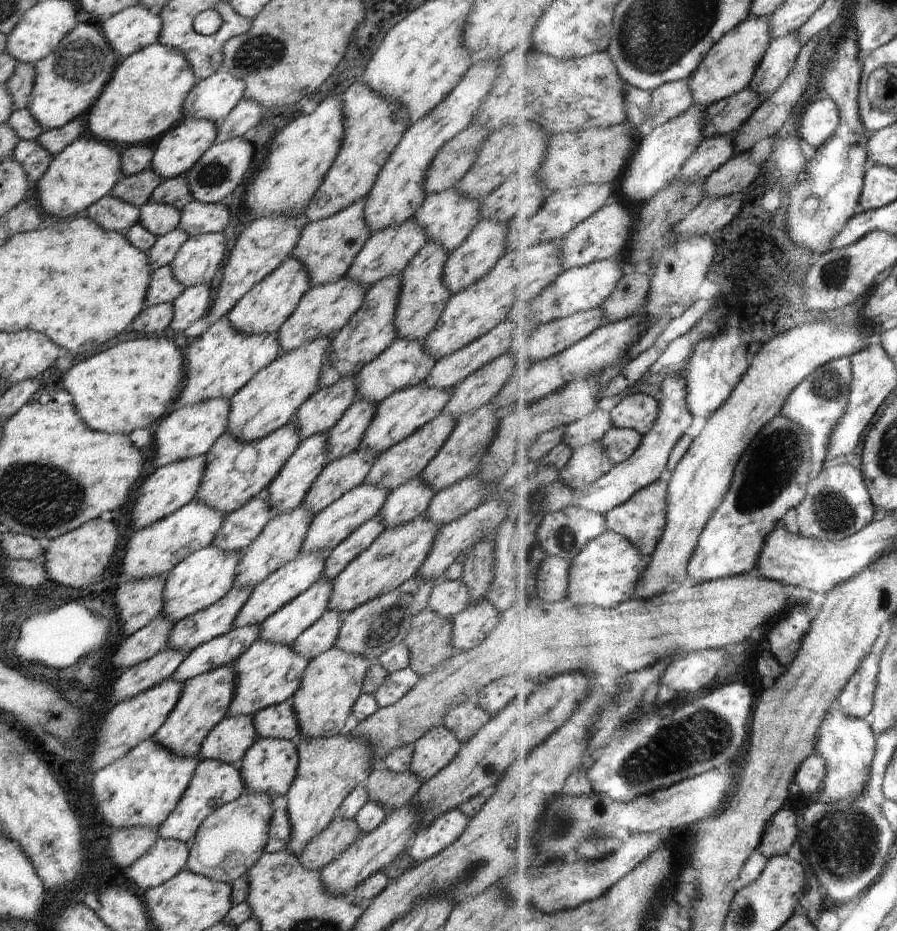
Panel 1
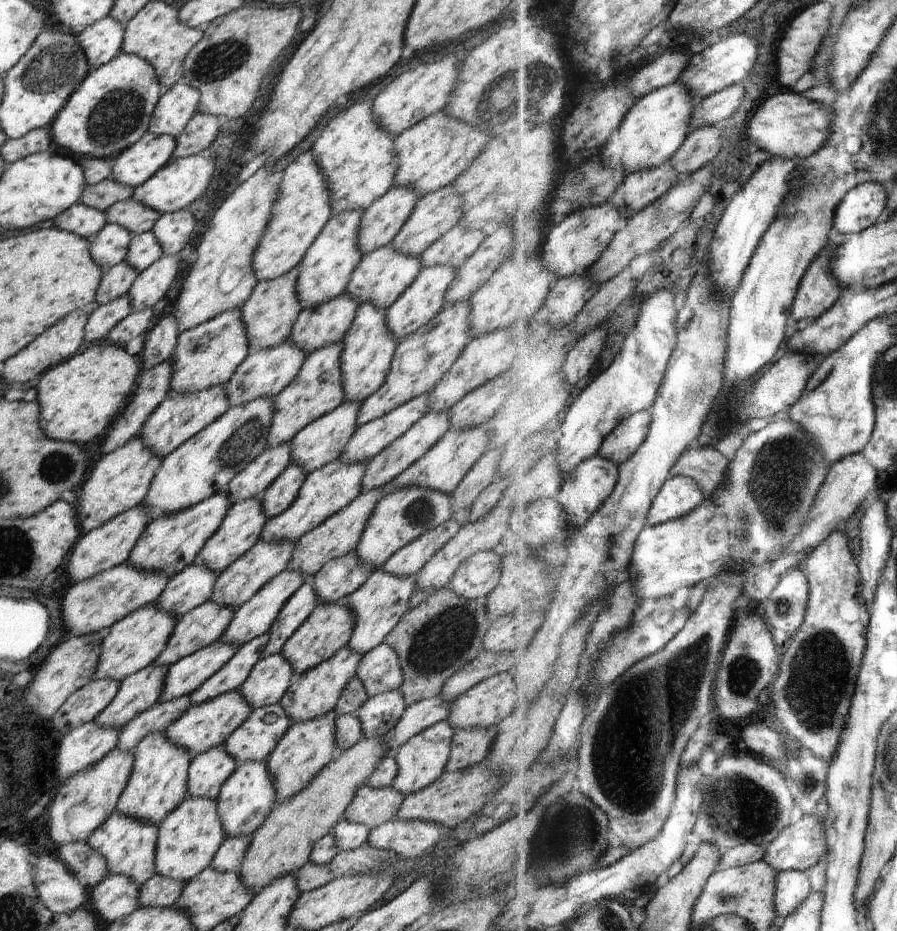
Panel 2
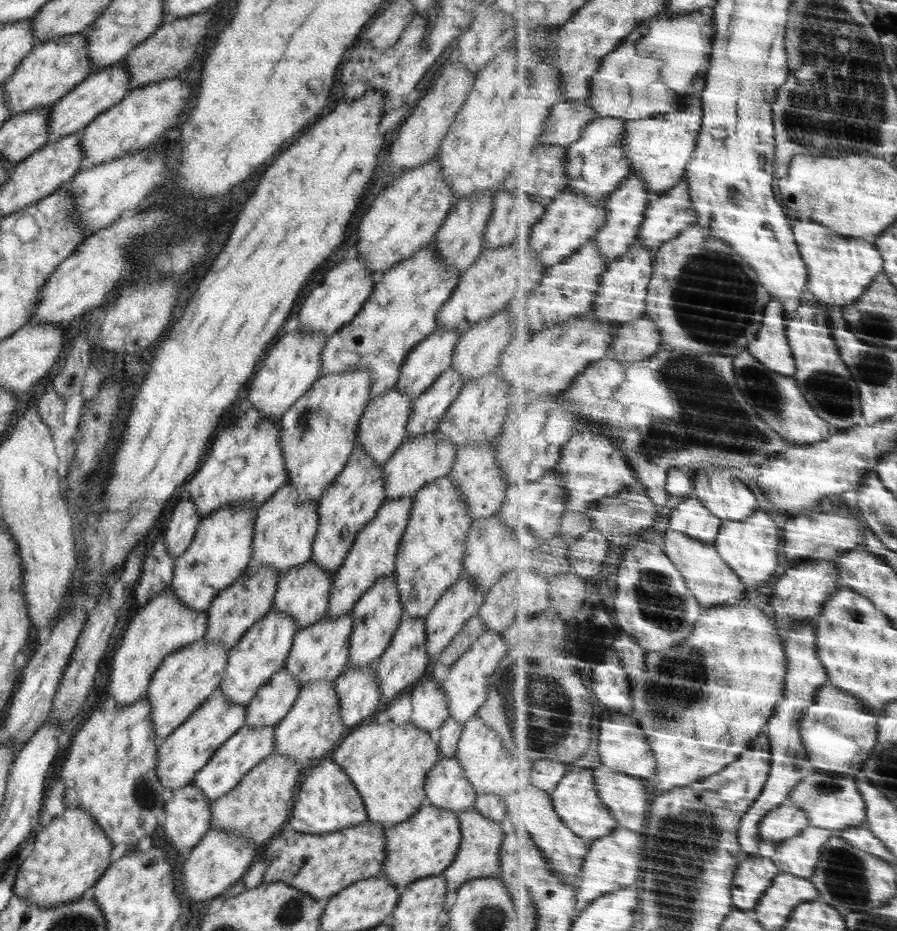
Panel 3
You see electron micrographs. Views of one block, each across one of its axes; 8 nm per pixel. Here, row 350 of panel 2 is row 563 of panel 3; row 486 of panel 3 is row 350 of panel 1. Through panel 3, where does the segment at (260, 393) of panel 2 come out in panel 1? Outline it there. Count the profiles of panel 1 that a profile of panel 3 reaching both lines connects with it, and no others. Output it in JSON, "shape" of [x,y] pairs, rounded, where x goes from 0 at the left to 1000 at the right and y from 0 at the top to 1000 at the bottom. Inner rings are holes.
{"shape":[[[386,296],[376,302],[343,310],[334,321],[330,333],[307,358],[314,380],[326,378],[352,364],[371,362],[388,348],[390,340],[404,329],[408,311],[408,308],[399,306]]]}

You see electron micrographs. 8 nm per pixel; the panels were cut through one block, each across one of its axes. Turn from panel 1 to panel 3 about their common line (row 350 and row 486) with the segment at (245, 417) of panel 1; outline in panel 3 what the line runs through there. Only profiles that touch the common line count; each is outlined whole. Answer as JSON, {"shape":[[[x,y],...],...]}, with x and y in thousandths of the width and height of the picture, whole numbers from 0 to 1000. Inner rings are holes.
{"shape":[[[395,396],[372,403],[359,403],[350,409],[346,419],[331,427],[328,434],[312,447],[315,492],[320,505],[321,521],[326,521],[333,533],[342,533],[344,537],[356,537],[365,523],[386,501],[387,494],[397,481],[399,470],[399,452],[408,438],[412,419],[412,400],[410,396]]]}

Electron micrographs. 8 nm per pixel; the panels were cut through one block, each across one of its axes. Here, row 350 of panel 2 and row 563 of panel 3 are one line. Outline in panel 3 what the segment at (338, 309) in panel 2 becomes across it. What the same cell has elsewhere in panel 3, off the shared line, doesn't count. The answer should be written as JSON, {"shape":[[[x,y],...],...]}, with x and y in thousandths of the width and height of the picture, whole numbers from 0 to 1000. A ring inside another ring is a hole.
{"shape":[[[349,602],[326,609],[313,618],[308,633],[304,653],[322,660],[333,676],[341,675],[361,664],[367,650],[367,638],[372,627],[372,614],[365,614]]]}

